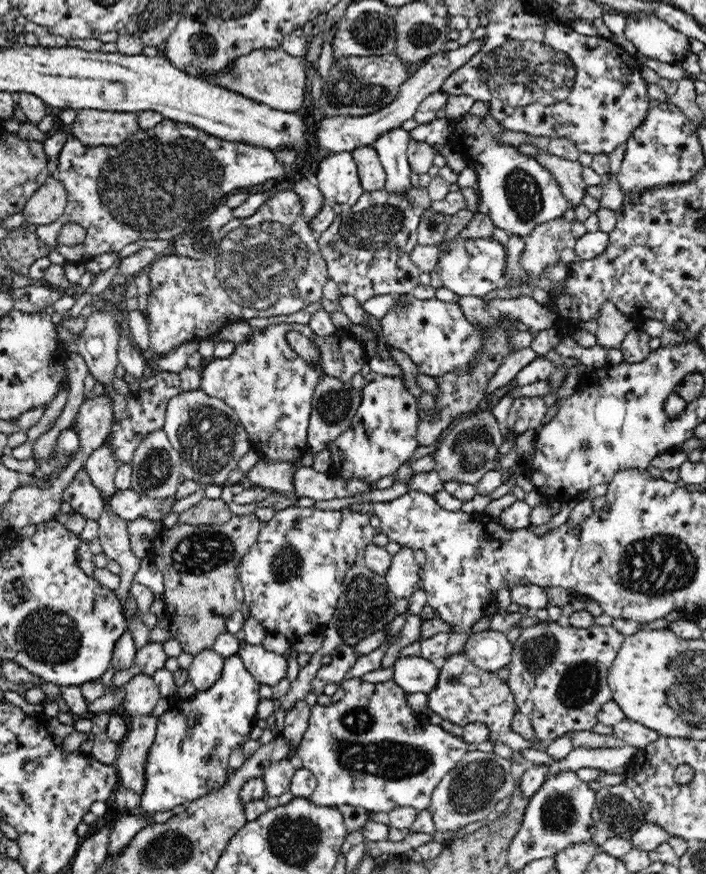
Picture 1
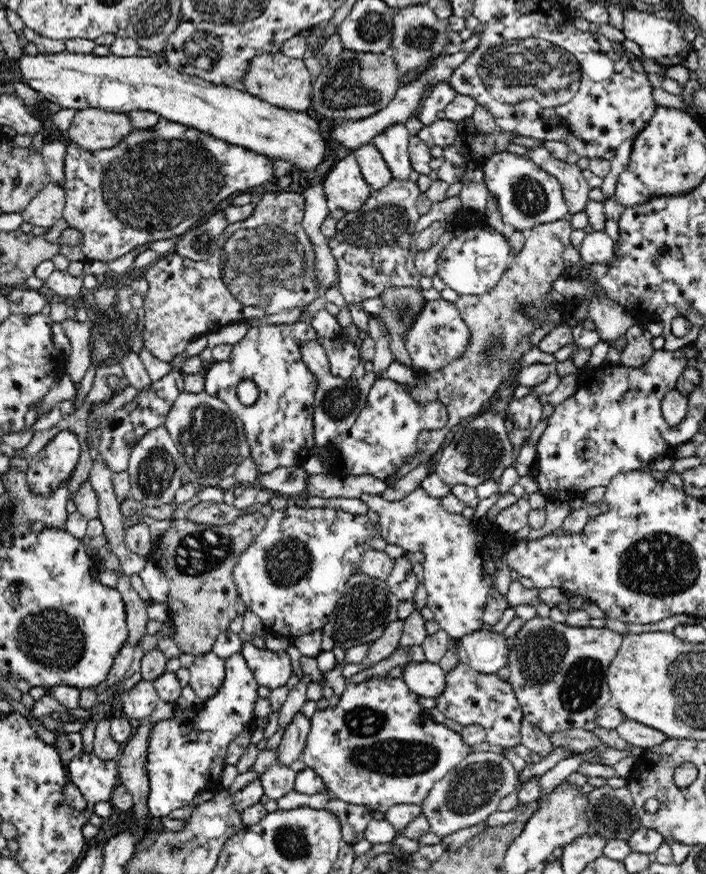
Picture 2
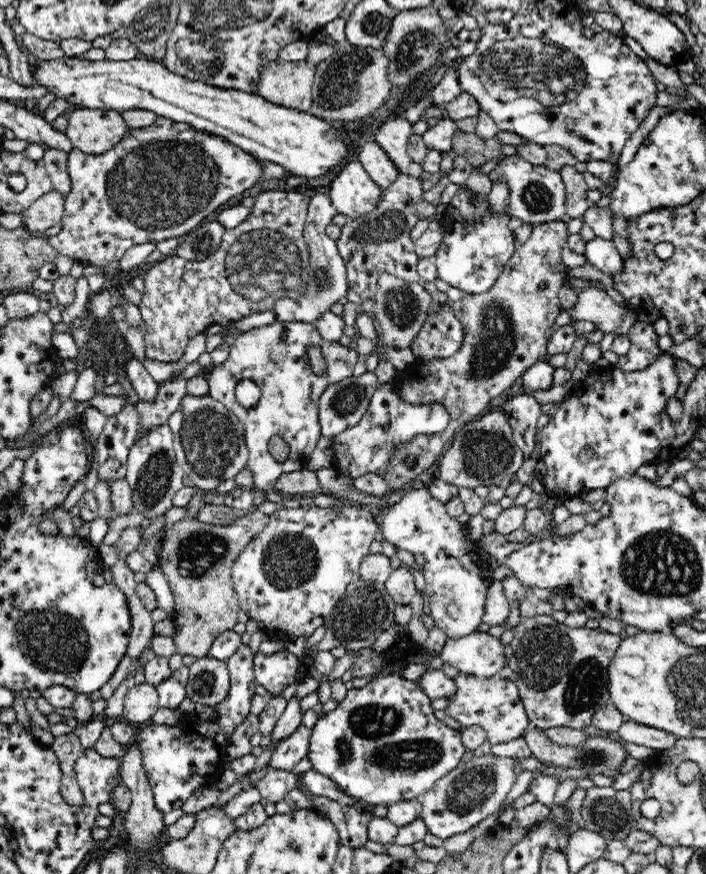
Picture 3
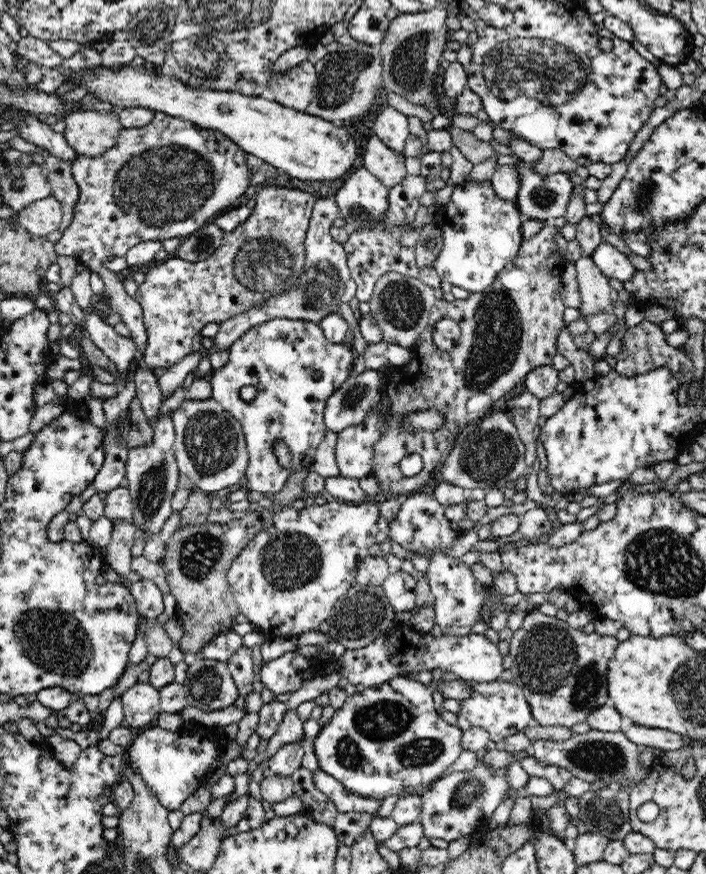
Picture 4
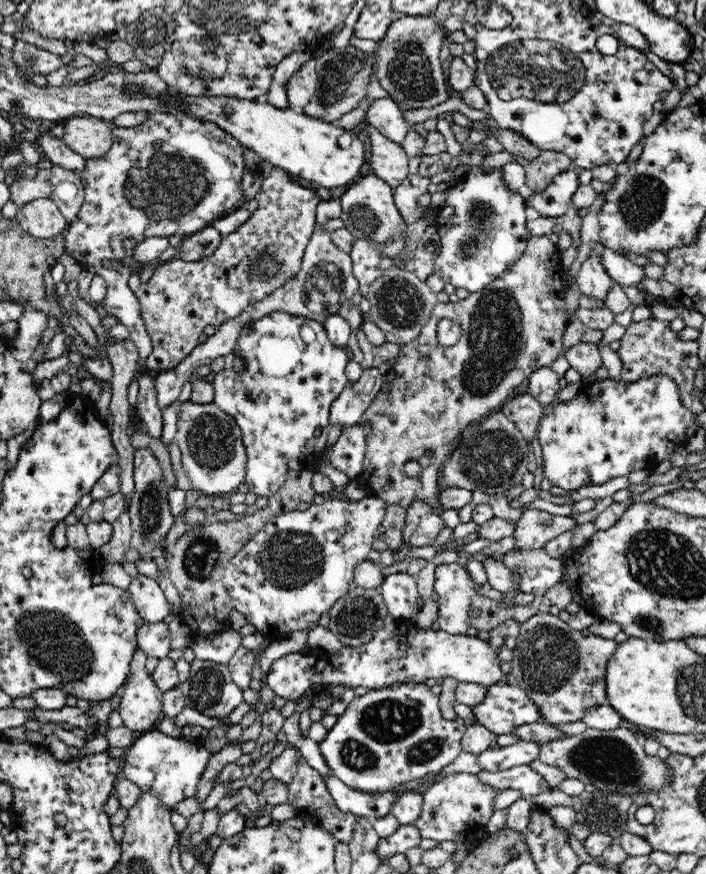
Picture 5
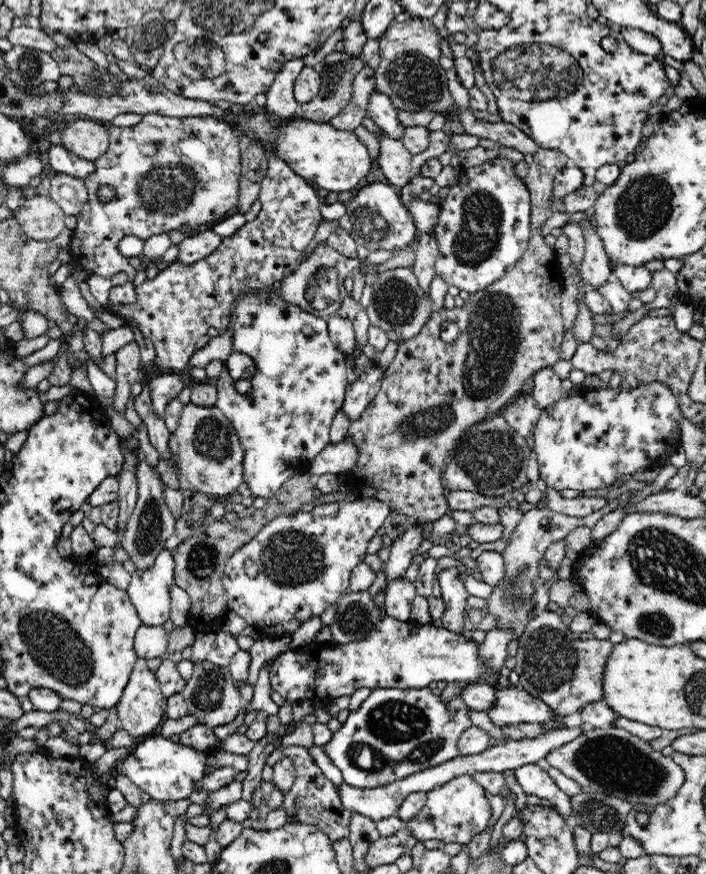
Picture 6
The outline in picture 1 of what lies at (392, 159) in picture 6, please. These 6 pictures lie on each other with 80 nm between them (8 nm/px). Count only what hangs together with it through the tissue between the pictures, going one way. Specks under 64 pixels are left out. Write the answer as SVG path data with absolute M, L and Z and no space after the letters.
M373 146L356 148L351 156L358 167L360 187L364 193L384 189L386 174Z

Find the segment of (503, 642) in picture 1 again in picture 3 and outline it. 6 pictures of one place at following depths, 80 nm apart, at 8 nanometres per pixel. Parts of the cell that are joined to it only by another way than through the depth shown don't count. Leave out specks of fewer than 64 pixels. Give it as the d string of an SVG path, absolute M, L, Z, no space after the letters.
M479 630L458 639L448 639L440 650L440 659L456 666L459 672L478 678L498 675L507 666L501 638Z

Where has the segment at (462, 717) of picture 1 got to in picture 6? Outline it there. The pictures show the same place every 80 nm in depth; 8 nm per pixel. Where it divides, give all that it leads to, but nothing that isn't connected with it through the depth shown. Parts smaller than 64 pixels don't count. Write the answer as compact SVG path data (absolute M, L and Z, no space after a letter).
M510 685L494 688L494 704L483 712L494 726L502 730L506 726L563 721L552 713L544 701L536 699L527 690Z

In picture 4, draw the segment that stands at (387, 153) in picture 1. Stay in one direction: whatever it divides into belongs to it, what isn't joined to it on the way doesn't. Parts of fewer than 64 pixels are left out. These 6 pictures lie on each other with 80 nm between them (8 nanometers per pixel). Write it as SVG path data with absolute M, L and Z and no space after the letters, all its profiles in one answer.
M384 106L376 112L376 122L374 122L374 135L382 140L391 150L404 156L404 150L411 132L408 125L408 118L398 110L390 106Z

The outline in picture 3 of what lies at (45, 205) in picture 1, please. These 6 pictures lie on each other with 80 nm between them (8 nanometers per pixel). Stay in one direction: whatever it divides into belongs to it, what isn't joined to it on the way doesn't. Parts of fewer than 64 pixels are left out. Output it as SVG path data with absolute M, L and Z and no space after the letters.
M56 189L50 190L50 192L44 192L38 200L34 200L30 206L24 210L21 214L23 216L23 222L25 228L32 233L39 233L61 222L65 207L65 195L62 192L58 192Z

